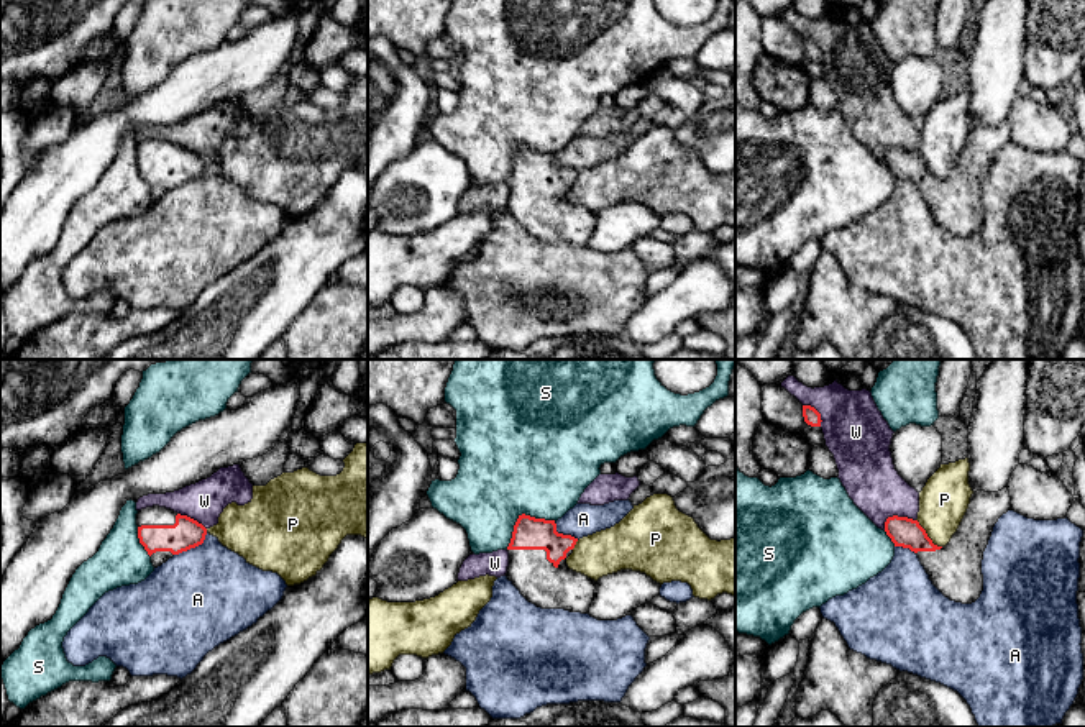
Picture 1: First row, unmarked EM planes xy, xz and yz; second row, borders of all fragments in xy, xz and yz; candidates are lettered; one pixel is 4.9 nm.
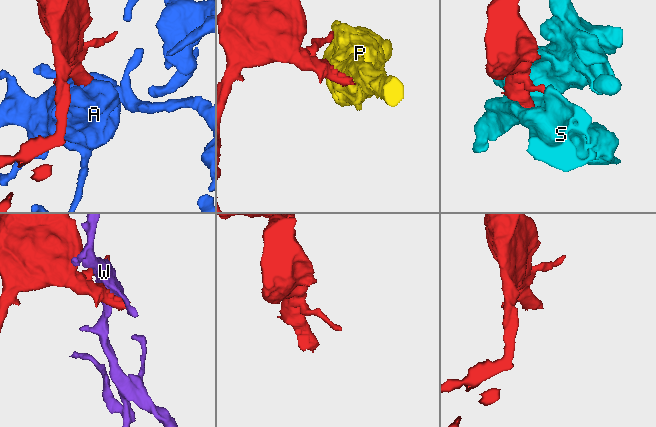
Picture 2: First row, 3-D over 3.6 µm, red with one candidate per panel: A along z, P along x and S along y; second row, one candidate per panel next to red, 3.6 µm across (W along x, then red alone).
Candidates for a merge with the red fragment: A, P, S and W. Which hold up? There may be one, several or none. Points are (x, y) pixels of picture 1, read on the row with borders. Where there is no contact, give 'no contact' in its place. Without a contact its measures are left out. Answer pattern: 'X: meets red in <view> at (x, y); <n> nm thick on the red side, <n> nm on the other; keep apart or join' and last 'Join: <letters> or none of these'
A: meets red in xy at (192, 547); 150 nm thick on the red side, 480 nm on the other; keep apart
P: meets red in yz at (926, 535); 150 nm thick on the red side, 240 nm on the other; keep apart
S: meets red in xz at (521, 516); 160 nm thick on the red side, 480 nm on the other; keep apart
W: meets red in yz at (895, 516); 150 nm thick on the red side, 260 nm on the other; keep apart
Join: none of these

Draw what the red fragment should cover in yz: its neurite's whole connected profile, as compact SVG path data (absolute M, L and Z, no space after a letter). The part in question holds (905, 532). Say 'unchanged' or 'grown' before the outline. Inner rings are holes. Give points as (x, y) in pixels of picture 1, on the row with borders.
grown | M1008 486L998 492L977 491L945 546L937 546L918 520L888 517L885 532L895 546L914 551L932 584L950 601L972 604L983 591L982 560L998 519L1011 510Z

